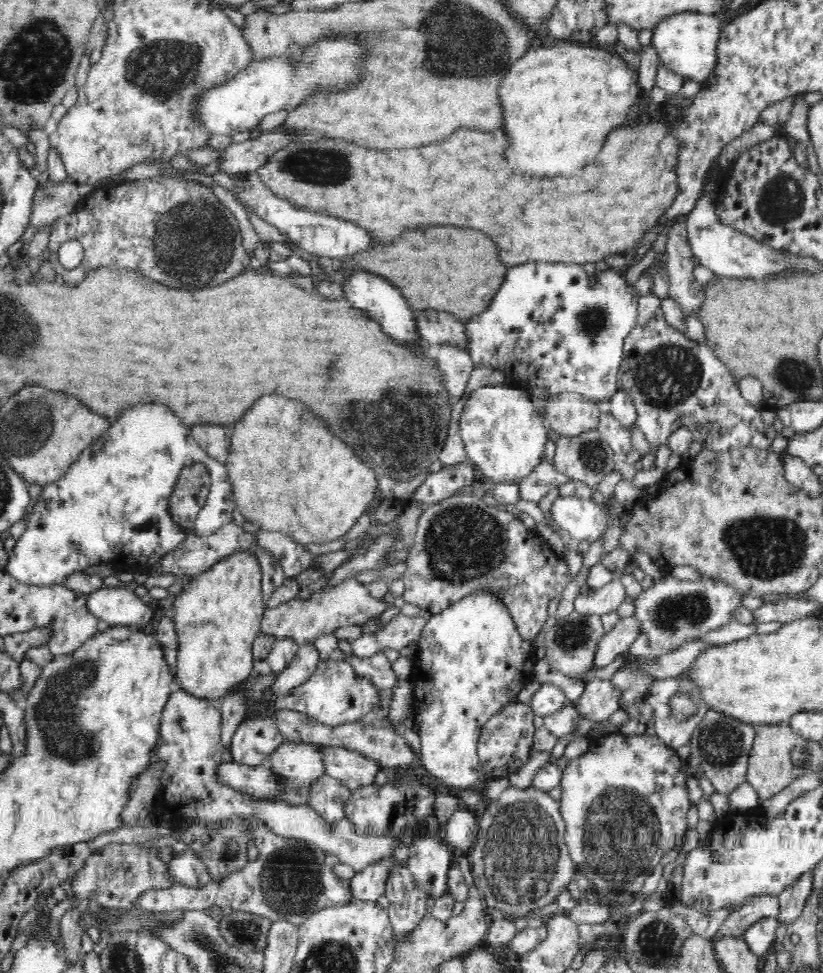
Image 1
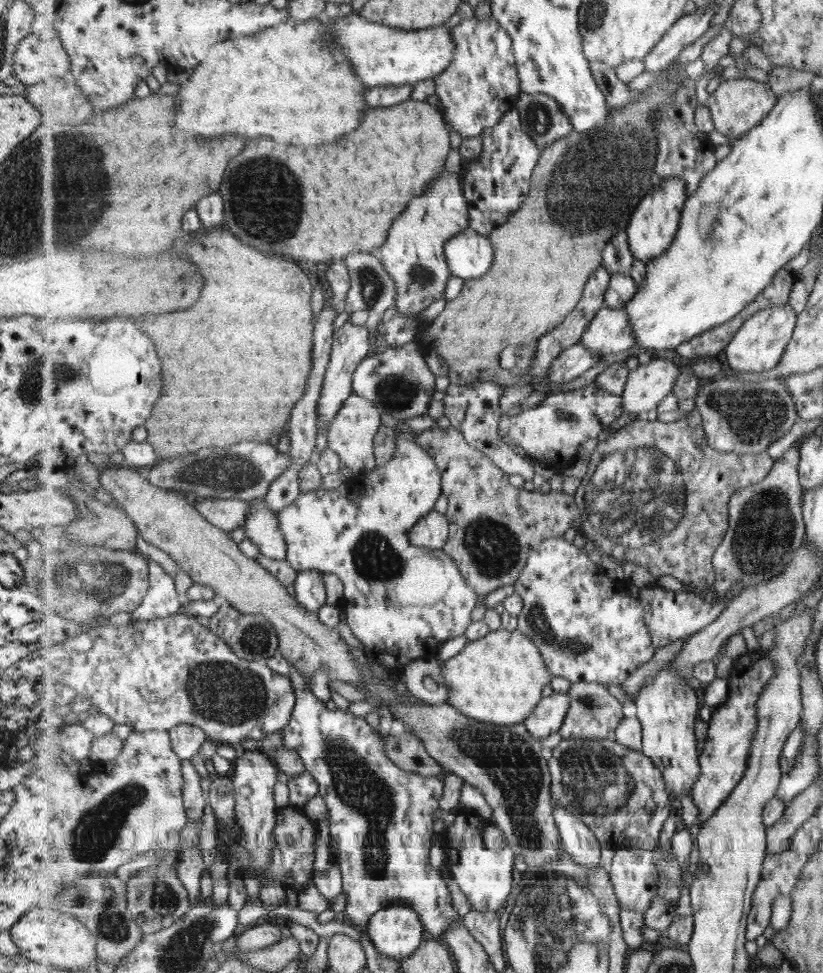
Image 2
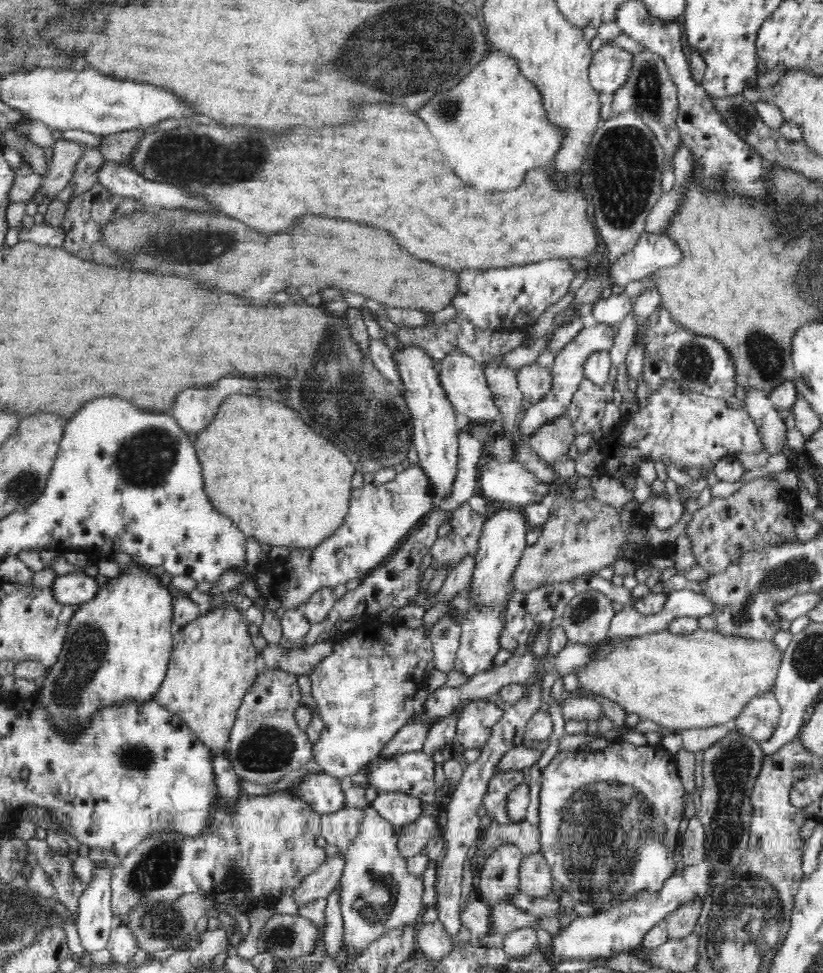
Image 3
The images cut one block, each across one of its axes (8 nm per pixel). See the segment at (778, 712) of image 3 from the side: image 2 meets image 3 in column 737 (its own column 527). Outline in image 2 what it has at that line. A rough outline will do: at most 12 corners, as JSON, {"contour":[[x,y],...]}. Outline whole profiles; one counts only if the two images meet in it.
{"contour":[[568,692],[542,699],[524,725],[541,740],[559,733]]}

